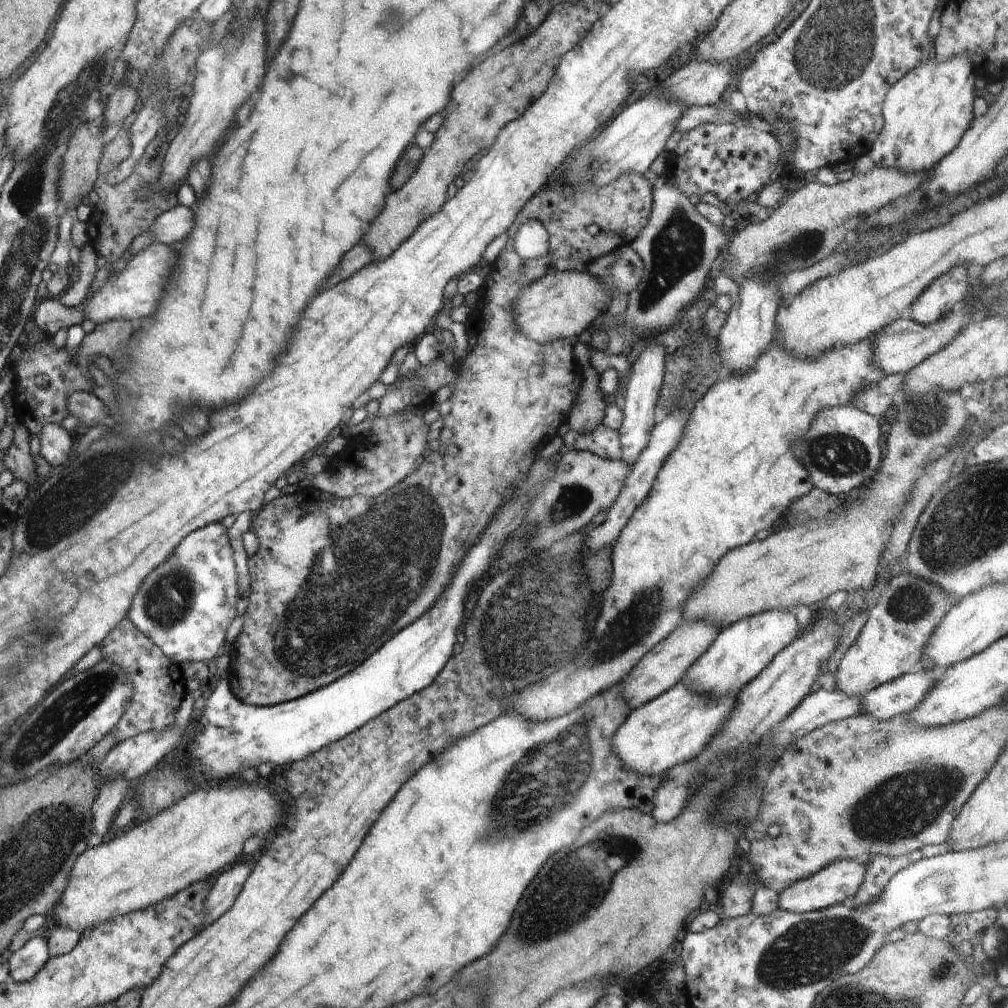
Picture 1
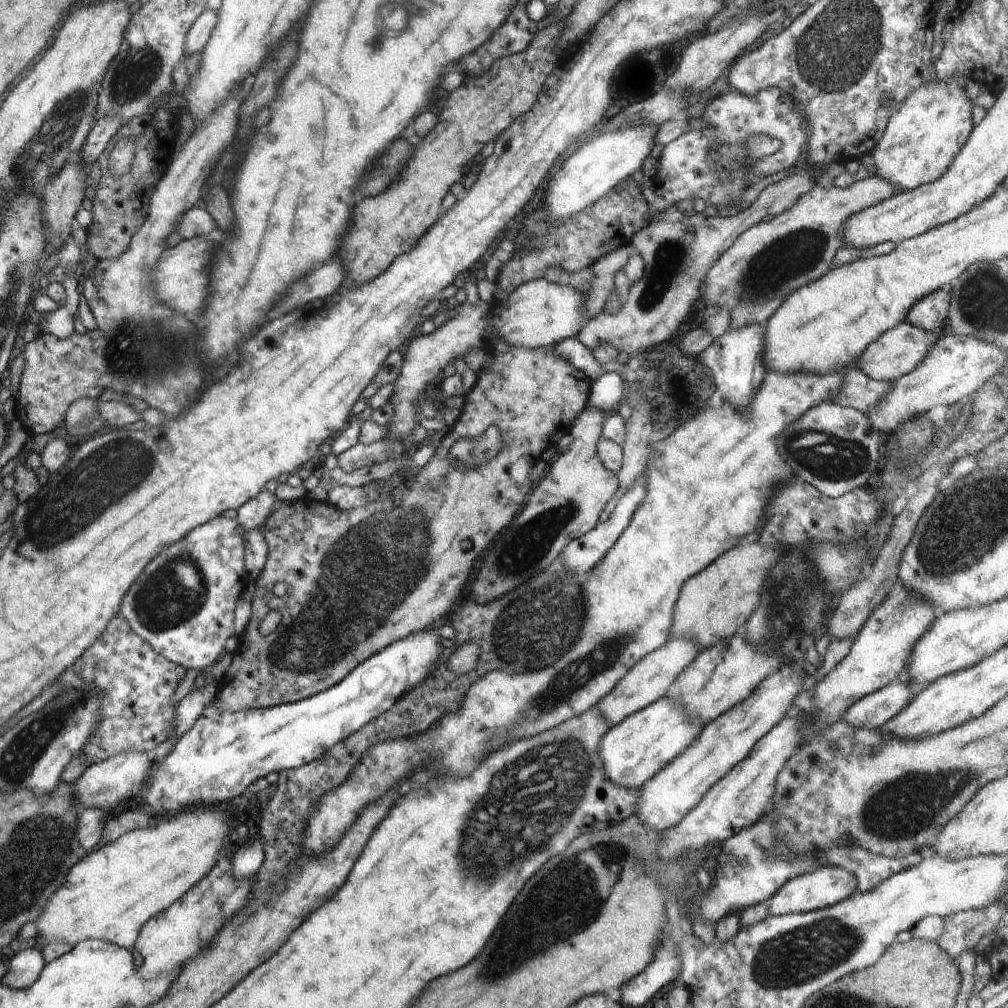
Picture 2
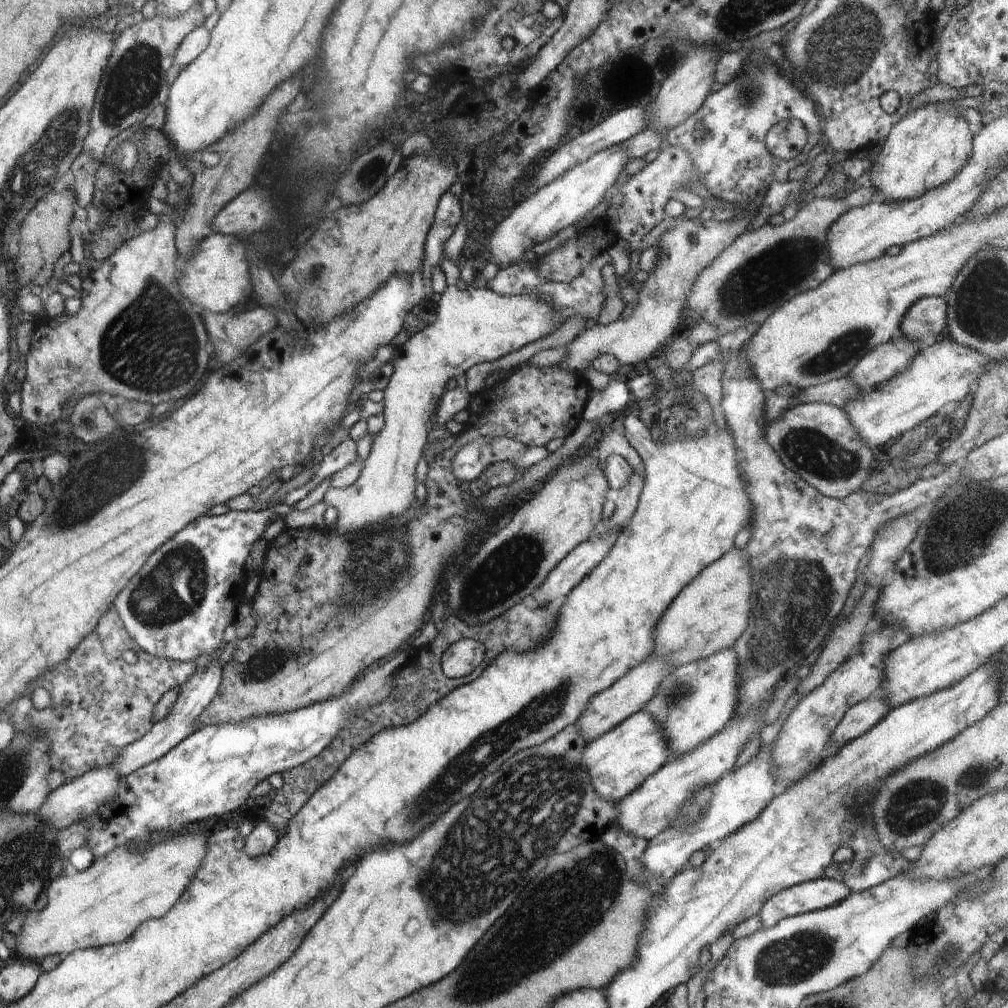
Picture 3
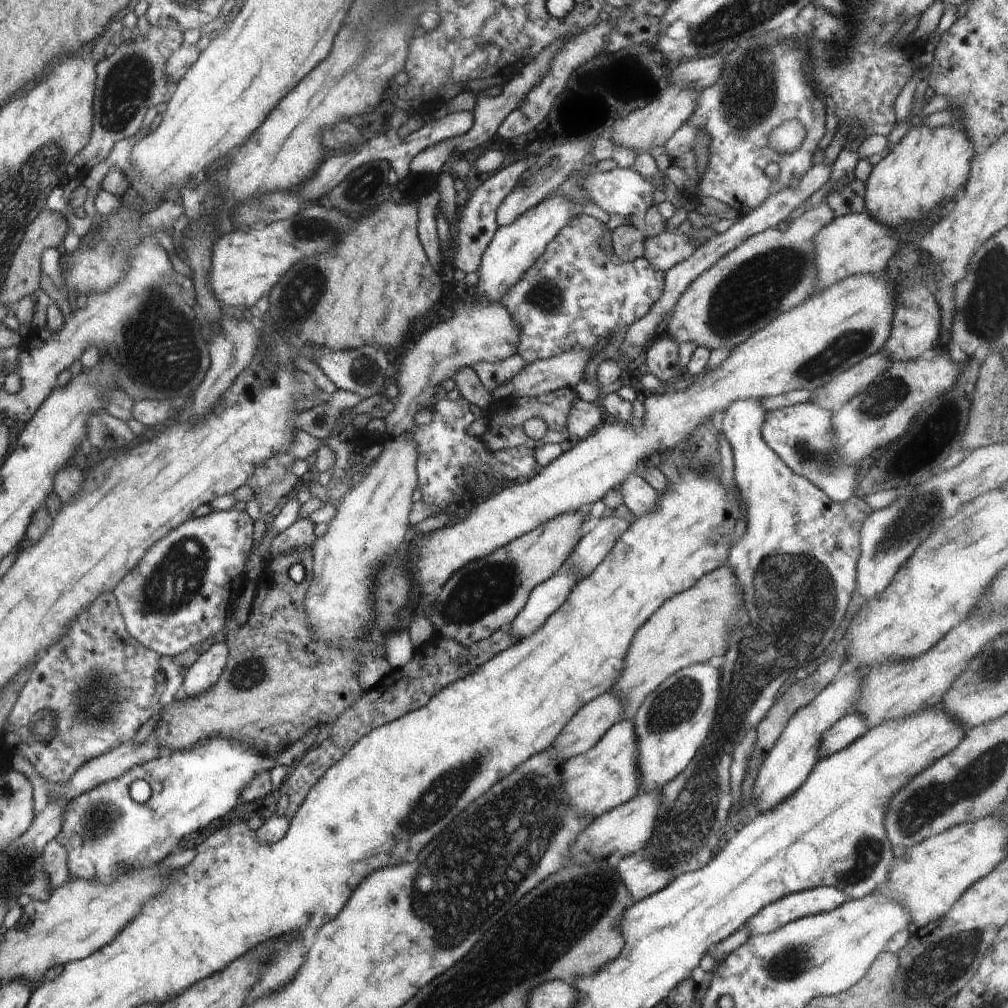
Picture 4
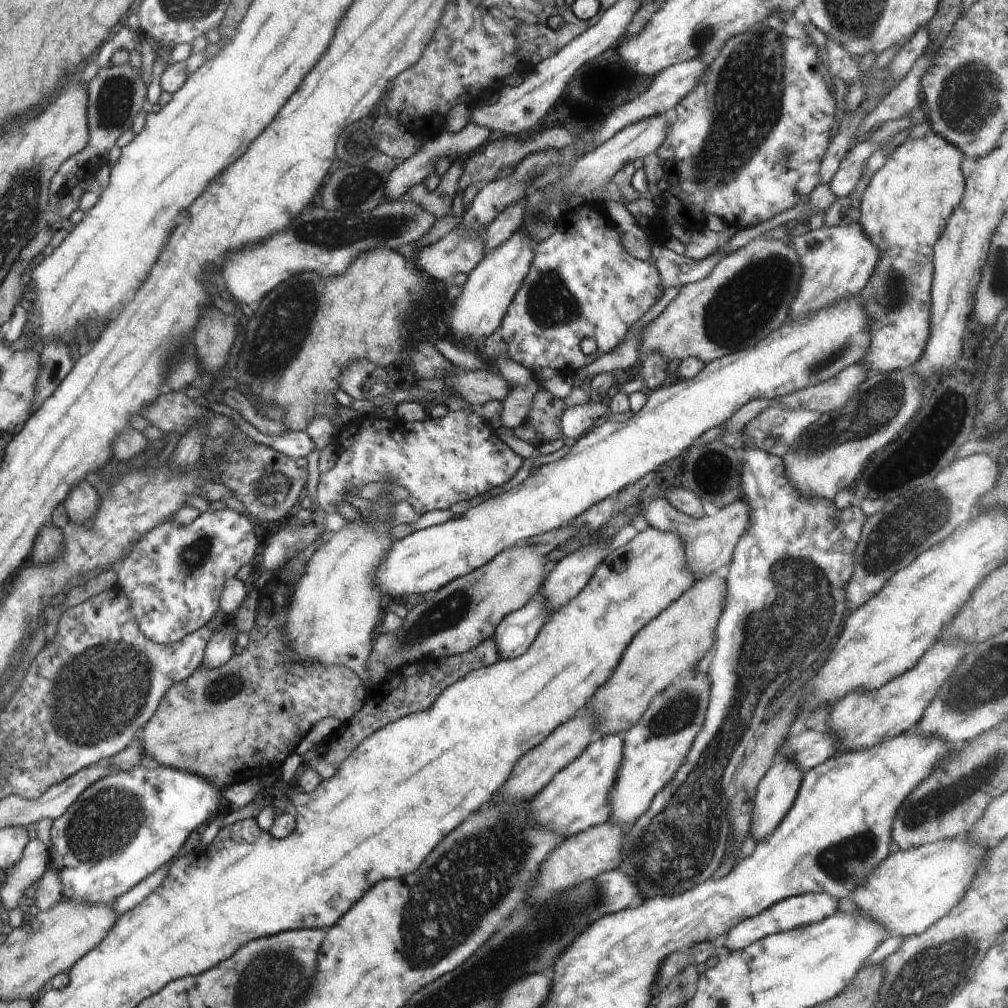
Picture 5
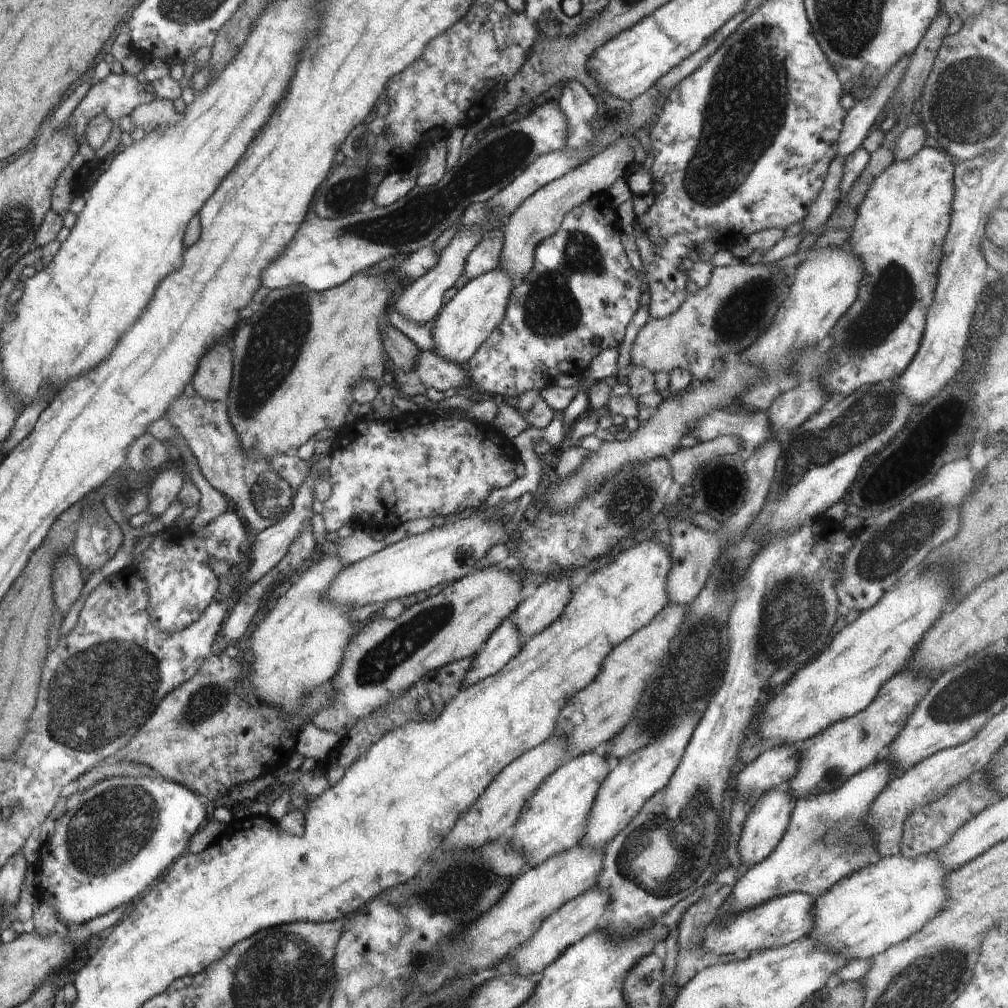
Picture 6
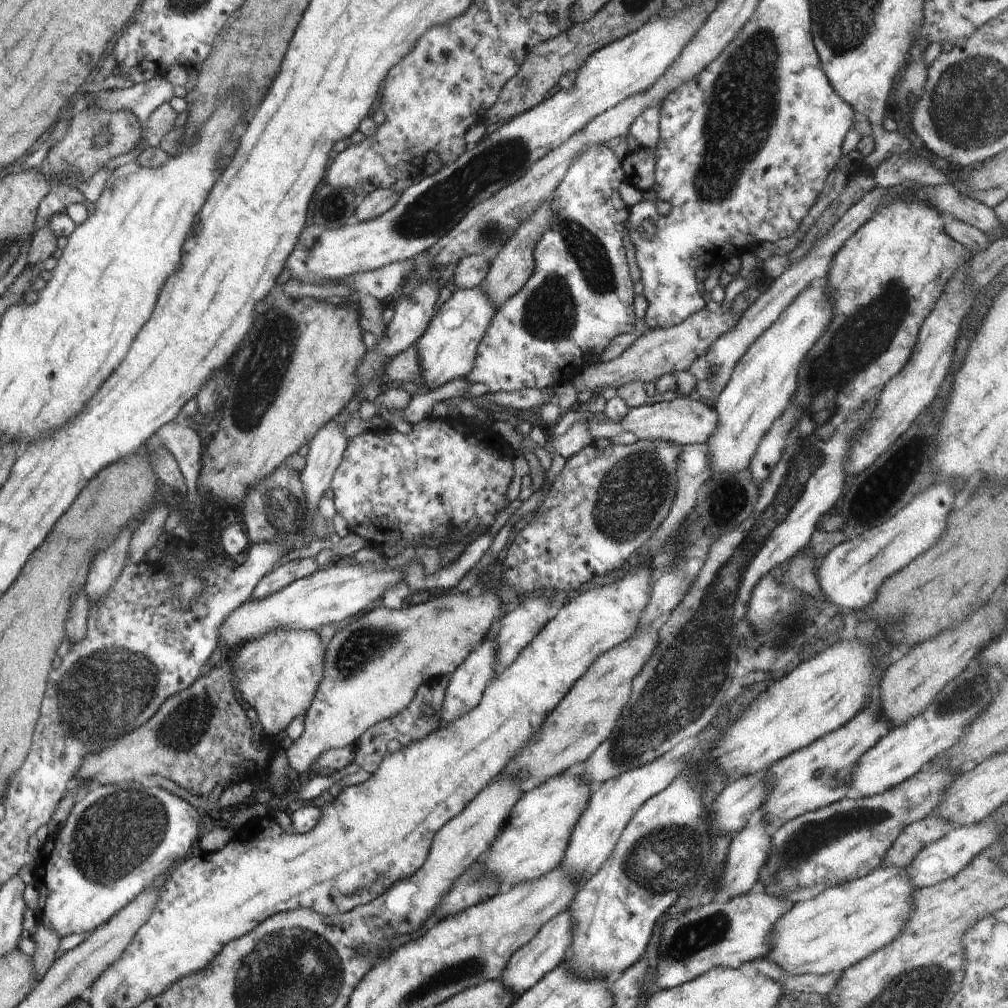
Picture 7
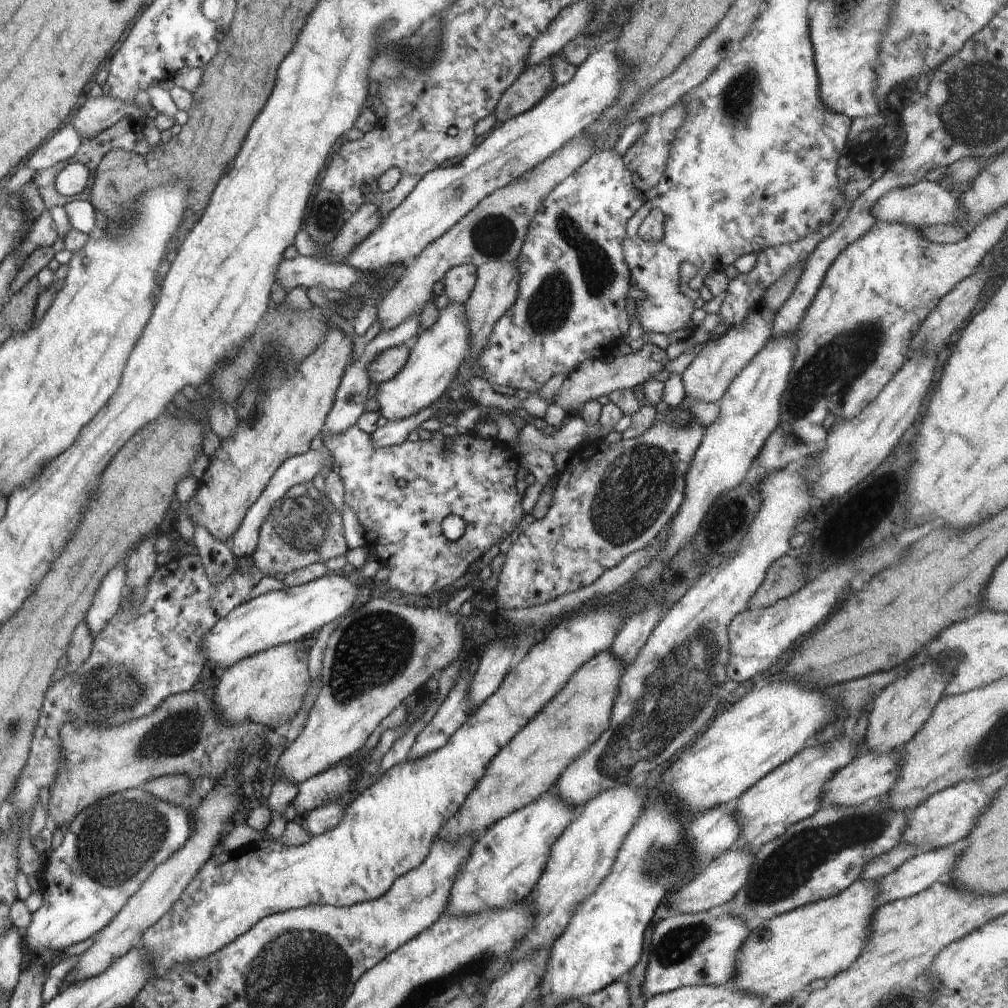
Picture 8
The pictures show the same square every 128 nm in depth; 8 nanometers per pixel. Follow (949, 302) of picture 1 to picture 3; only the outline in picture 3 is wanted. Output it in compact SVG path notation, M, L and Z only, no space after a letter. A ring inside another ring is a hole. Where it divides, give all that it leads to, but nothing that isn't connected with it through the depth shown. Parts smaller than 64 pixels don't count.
M940 296L918 299L906 311L899 330L908 342L915 341L926 346L929 338L939 338L947 326L947 306Z

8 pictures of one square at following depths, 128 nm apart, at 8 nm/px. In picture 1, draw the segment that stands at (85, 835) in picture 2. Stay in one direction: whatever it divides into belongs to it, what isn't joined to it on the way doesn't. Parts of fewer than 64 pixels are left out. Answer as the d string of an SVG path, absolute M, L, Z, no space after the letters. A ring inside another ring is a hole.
M116 777L100 788L92 808L93 828L88 836L88 846L98 846L112 836L113 820L130 795L128 784L126 779Z

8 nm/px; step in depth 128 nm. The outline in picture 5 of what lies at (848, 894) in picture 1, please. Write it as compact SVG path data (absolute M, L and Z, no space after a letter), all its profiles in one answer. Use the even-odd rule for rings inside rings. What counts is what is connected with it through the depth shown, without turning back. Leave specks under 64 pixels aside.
M806 893L787 898L786 900L781 900L780 902L769 906L760 914L751 916L750 918L739 922L728 932L725 932L725 948L729 951L739 951L768 935L785 933L786 931L802 928L812 923L819 923L826 917L832 916L838 912L837 904L838 902L834 897L824 893Z

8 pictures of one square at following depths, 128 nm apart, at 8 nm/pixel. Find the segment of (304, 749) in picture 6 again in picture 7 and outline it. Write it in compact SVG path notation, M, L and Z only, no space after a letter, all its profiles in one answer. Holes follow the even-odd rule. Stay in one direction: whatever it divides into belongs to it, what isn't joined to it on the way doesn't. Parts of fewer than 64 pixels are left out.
M278 629L250 641L233 655L232 687L251 707L251 714L262 724L265 735L277 736L296 716L305 715L319 687L324 659L320 633L287 629Z

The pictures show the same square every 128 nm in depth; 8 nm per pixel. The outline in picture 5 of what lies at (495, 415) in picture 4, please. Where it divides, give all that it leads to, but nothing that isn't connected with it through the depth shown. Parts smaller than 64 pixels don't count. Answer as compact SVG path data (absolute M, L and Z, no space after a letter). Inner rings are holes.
M540 386L531 404L529 420L524 422L538 431L539 438L535 442L546 442L551 448L565 442L559 426L565 408L562 399L554 398L549 391Z

